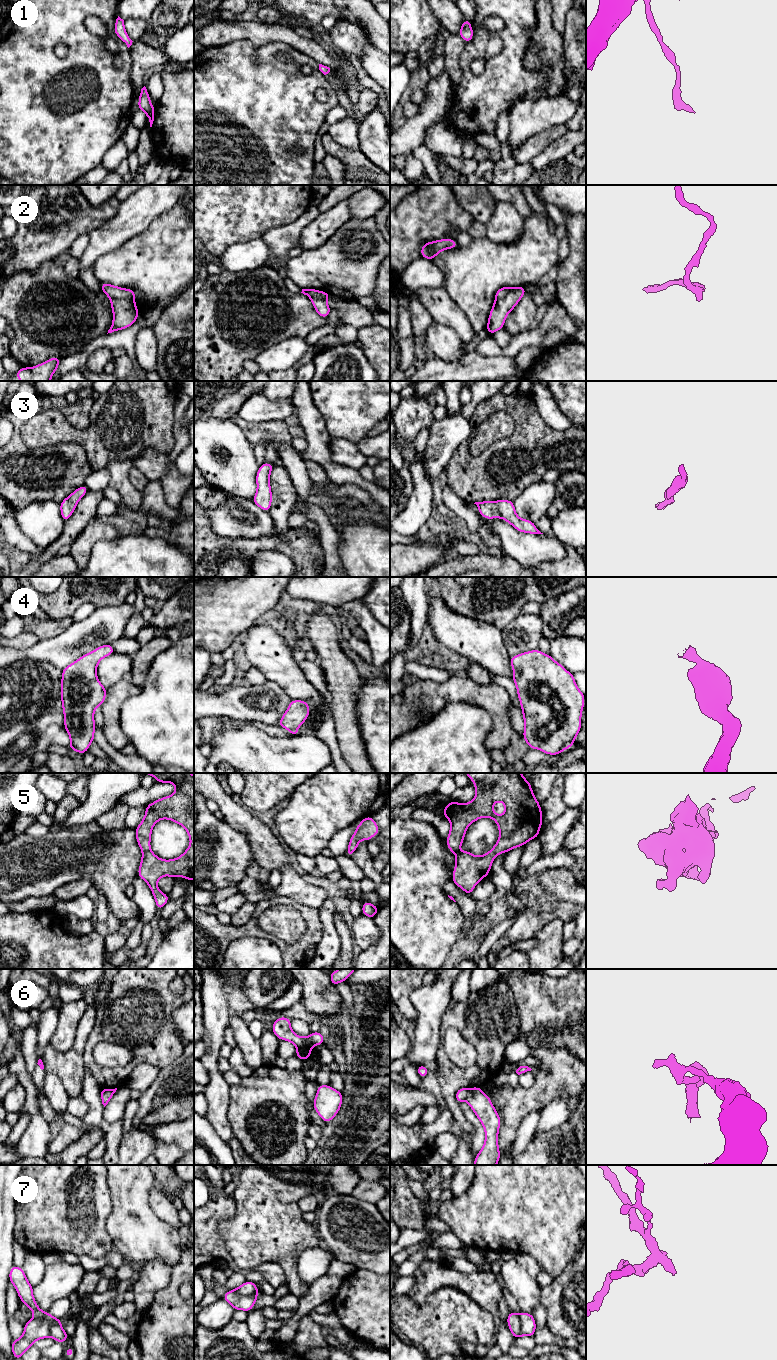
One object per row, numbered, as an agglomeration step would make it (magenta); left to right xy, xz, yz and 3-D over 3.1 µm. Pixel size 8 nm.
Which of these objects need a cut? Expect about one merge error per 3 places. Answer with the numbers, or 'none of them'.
2, 6, 7

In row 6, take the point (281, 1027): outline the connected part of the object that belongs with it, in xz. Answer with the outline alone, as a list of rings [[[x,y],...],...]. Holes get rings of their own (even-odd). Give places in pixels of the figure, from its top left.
[[[283,1016],[274,1021],[271,1031],[279,1040],[289,1041],[297,1048],[305,1047],[312,1049],[316,1045],[322,1045],[325,1040],[324,1036],[319,1031],[312,1032],[308,1037],[296,1035],[291,1028],[291,1019]]]

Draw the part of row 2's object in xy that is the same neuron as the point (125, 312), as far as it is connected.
[[[112,299],[110,303],[113,312],[113,321],[108,333],[128,328],[136,322],[139,311],[134,301]]]

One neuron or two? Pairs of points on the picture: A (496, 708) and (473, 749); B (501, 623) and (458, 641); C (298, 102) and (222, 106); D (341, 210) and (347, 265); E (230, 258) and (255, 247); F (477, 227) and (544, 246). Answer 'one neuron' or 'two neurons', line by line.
A: two neurons
B: two neurons
C: one neuron
D: two neurons
E: one neuron
F: two neurons

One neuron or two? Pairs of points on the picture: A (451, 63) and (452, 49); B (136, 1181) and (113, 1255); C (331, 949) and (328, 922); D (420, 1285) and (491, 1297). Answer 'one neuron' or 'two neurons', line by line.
A: one neuron
B: two neurons
C: one neuron
D: one neuron

